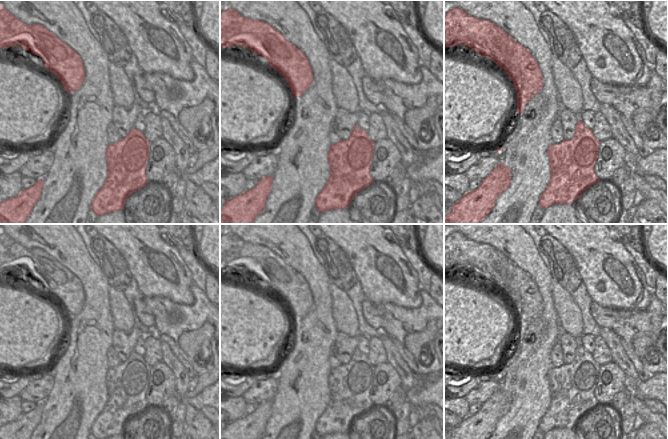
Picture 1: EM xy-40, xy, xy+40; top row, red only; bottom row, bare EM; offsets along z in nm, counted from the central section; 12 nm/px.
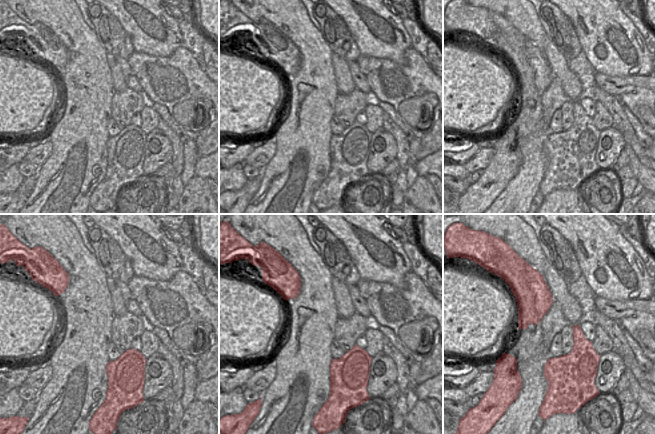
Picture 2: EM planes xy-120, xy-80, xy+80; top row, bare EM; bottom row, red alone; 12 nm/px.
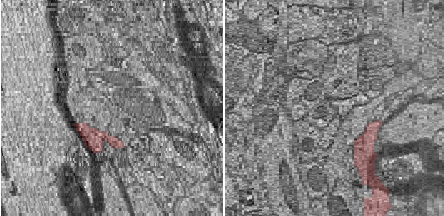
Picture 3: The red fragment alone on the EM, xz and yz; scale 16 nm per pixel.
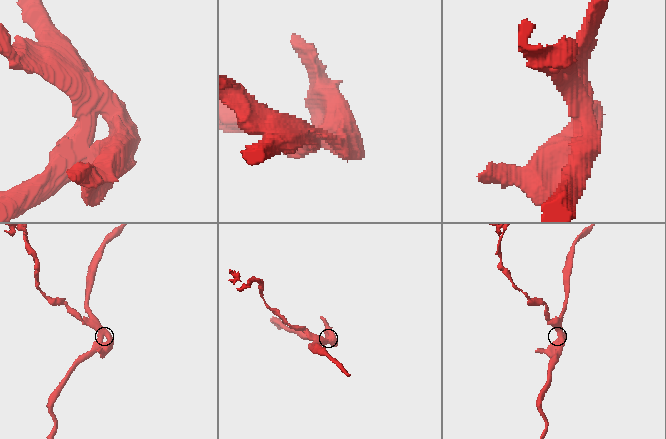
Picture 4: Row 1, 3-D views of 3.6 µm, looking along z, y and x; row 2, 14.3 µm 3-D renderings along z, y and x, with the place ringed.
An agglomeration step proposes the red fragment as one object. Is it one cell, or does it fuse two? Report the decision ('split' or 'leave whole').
split

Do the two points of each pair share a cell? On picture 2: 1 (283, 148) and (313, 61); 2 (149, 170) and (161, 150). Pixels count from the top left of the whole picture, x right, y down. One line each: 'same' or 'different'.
1: same
2: same

